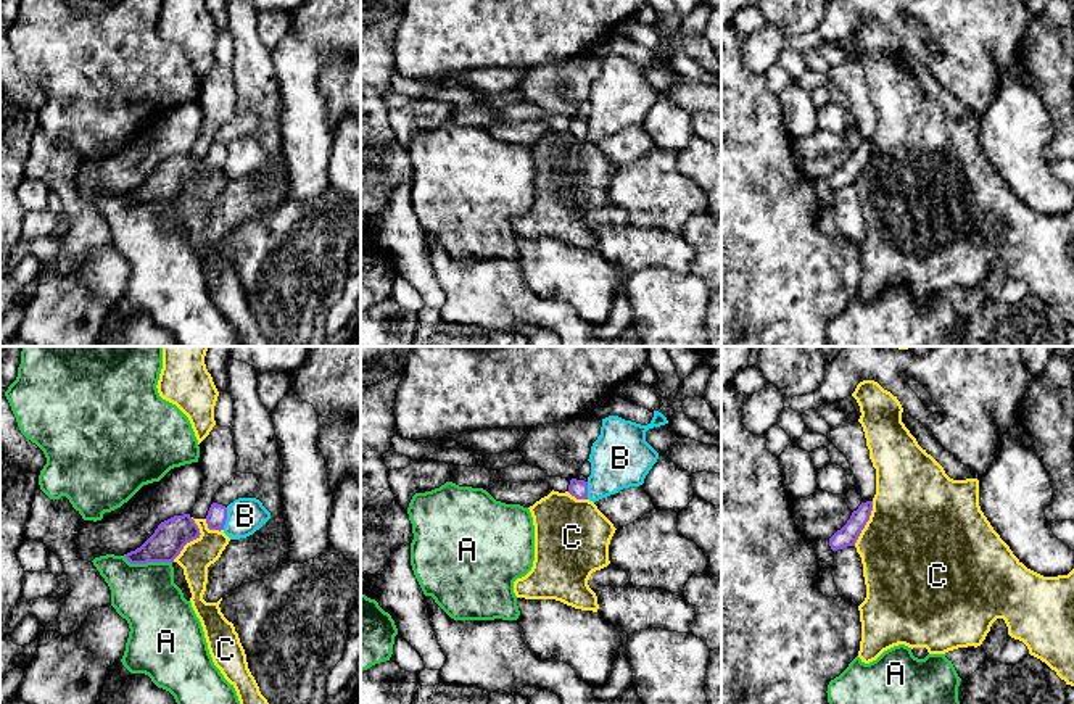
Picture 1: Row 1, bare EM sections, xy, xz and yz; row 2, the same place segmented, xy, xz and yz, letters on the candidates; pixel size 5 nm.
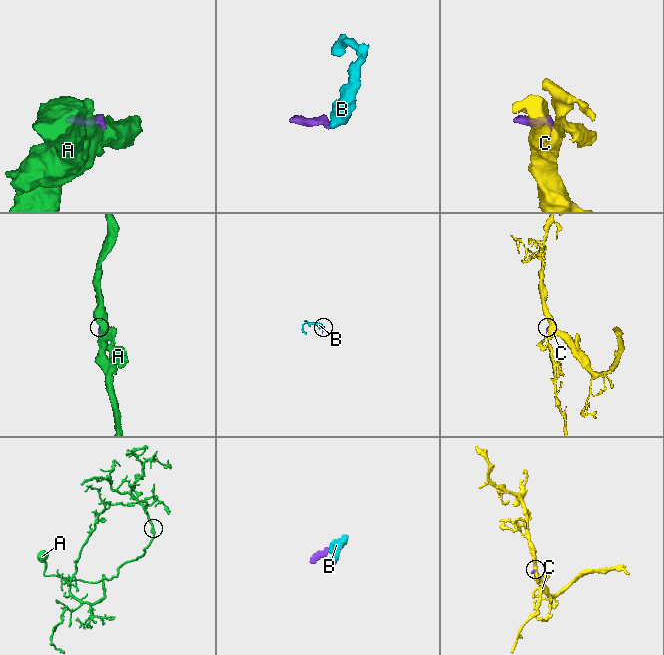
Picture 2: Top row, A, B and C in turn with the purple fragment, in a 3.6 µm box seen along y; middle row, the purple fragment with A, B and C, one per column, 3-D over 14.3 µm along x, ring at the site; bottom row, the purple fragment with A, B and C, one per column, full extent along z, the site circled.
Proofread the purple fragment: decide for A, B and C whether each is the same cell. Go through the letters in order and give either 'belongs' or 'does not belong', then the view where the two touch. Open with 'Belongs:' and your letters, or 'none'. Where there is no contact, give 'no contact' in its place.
Belongs: none
A: does not belong; contact in xy
B: does not belong; contact in xy
C: does not belong; contact in xy

